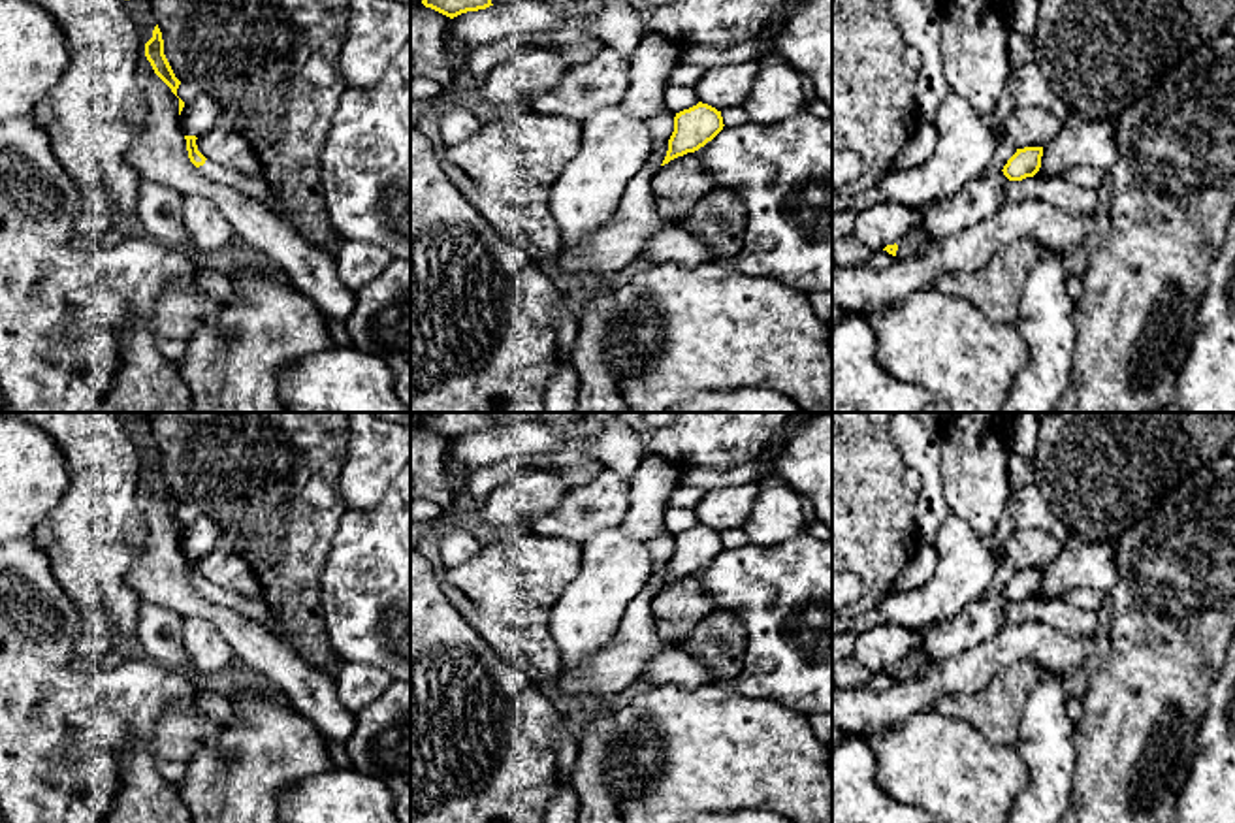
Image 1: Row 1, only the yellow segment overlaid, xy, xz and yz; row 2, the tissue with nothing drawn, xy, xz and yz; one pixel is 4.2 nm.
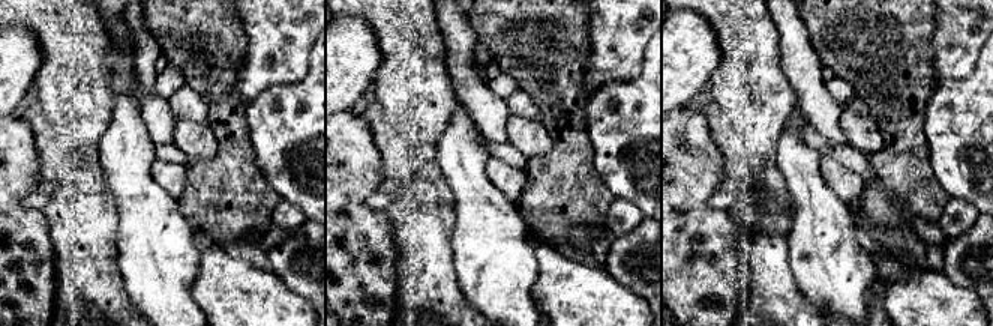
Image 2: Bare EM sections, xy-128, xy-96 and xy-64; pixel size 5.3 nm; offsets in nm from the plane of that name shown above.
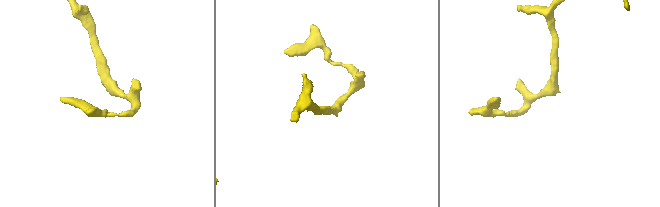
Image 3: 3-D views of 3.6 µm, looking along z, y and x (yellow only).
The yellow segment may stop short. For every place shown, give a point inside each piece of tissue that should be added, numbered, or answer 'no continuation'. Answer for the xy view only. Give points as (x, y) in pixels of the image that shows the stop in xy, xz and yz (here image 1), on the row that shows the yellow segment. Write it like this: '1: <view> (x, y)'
1: xy (251, 185)

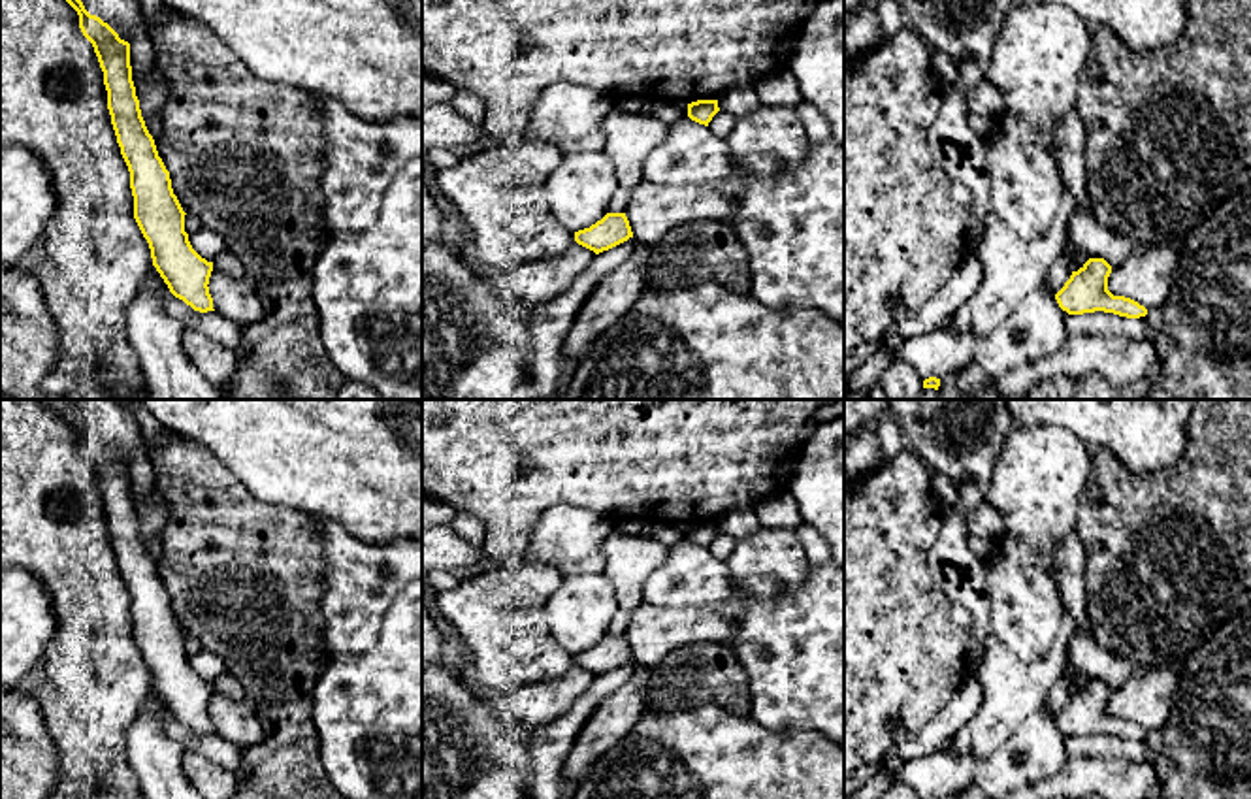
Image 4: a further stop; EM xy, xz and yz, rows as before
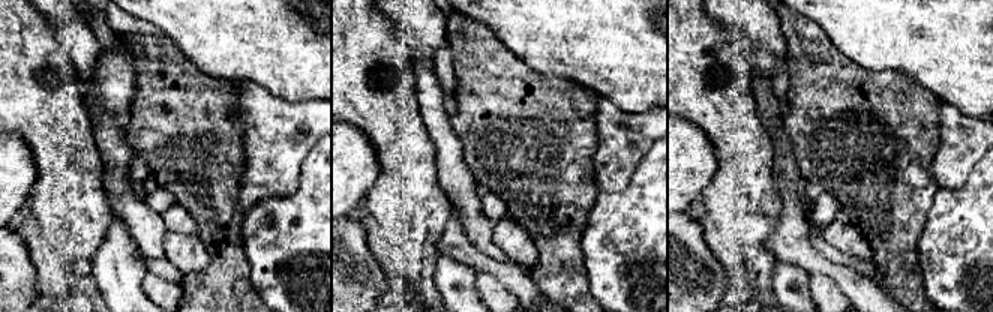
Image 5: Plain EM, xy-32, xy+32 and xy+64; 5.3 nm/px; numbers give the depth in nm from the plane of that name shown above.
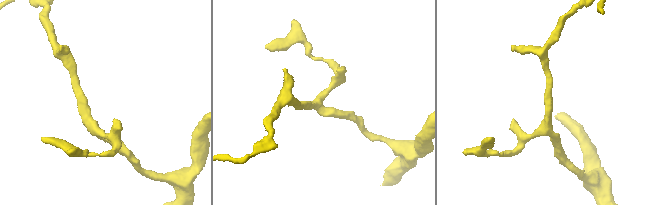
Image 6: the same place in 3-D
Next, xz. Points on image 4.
no continuation

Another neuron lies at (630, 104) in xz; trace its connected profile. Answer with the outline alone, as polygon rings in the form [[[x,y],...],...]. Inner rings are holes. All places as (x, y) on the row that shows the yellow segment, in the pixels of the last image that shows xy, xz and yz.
[[[620,96],[614,100],[614,106],[626,113],[641,115],[646,113],[646,109],[654,106],[654,102],[642,96]]]

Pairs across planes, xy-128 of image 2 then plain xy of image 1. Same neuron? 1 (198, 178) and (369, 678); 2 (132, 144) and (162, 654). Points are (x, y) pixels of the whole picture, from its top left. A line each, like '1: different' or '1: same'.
1: different
2: same

